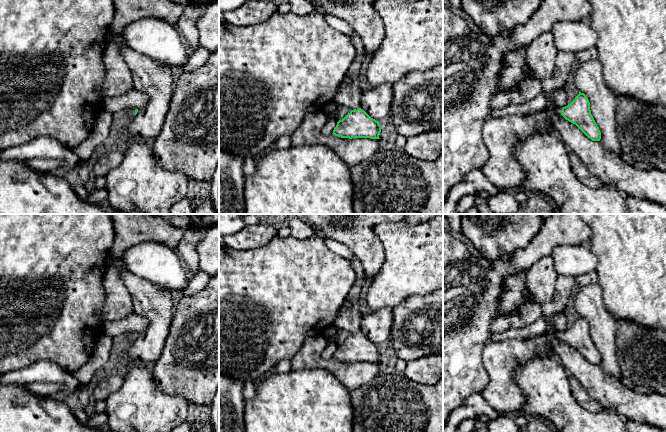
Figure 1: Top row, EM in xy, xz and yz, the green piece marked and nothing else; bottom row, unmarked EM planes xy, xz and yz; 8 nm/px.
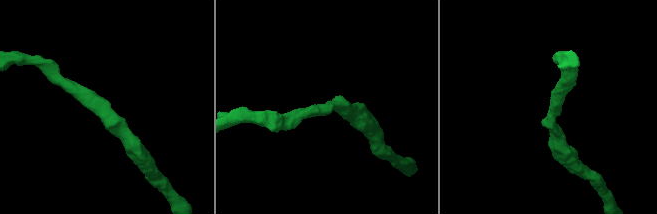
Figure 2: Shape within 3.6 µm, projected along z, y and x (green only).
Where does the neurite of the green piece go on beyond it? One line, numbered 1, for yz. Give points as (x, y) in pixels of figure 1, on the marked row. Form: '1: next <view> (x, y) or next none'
1: next yz (501, 136)

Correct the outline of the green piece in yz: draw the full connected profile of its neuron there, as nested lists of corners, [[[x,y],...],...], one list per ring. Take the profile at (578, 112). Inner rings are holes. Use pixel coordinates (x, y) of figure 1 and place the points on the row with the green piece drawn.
[[[579,92],[575,99],[563,108],[555,107],[543,110],[531,116],[505,115],[484,123],[481,135],[490,157],[483,166],[484,175],[499,189],[518,189],[524,179],[524,171],[515,157],[517,145],[535,132],[553,131],[551,118],[561,114],[566,120],[575,124],[592,141],[600,141],[601,132],[590,110],[590,102],[584,93]]]

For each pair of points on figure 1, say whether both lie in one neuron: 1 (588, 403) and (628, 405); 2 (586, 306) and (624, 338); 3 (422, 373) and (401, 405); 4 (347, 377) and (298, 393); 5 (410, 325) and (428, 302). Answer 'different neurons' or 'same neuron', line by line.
1: different neurons
2: different neurons
3: different neurons
4: different neurons
5: same neuron

